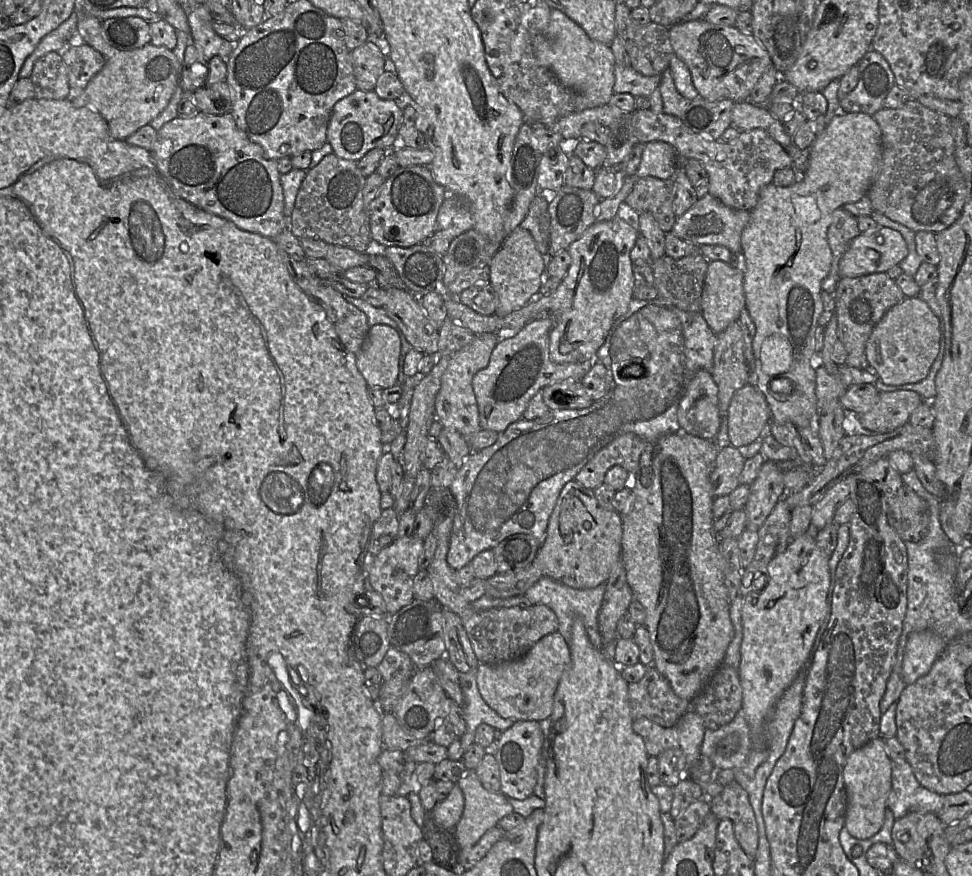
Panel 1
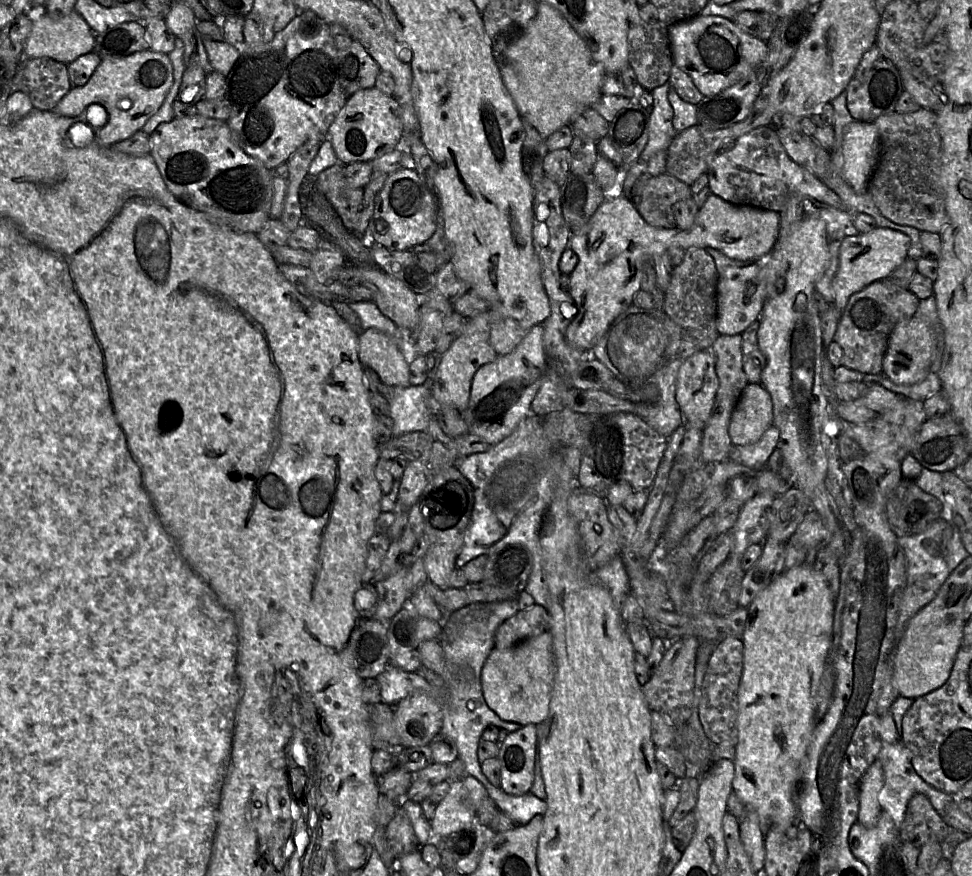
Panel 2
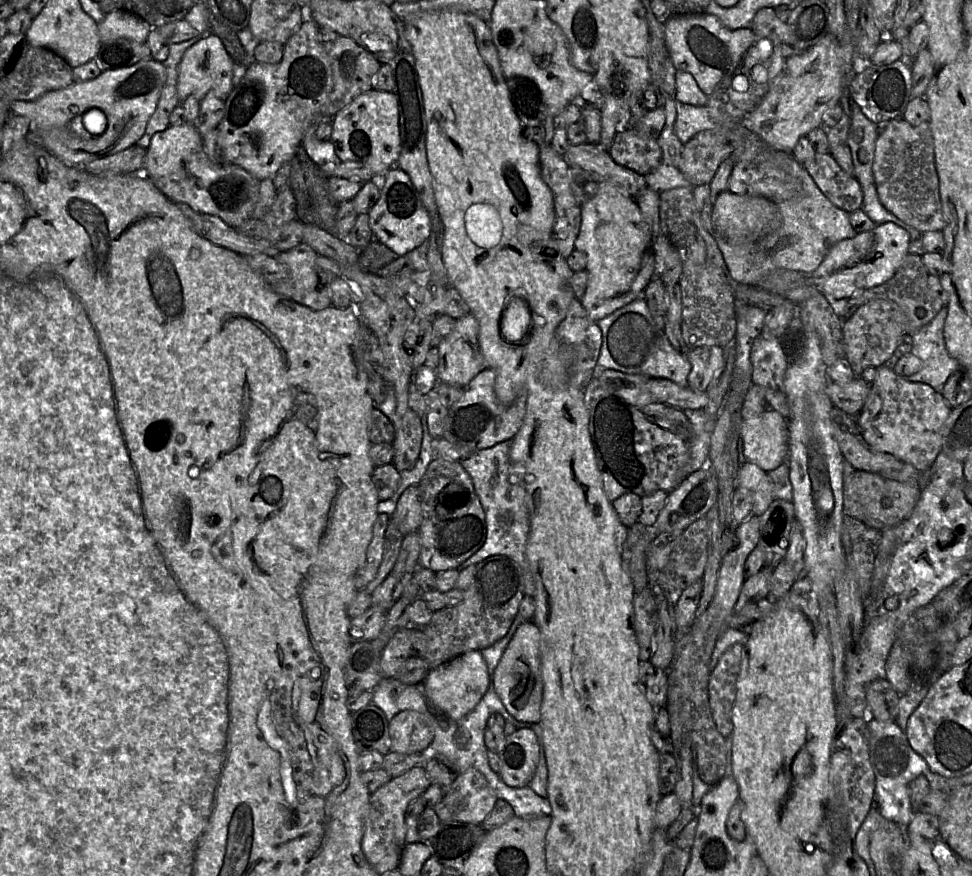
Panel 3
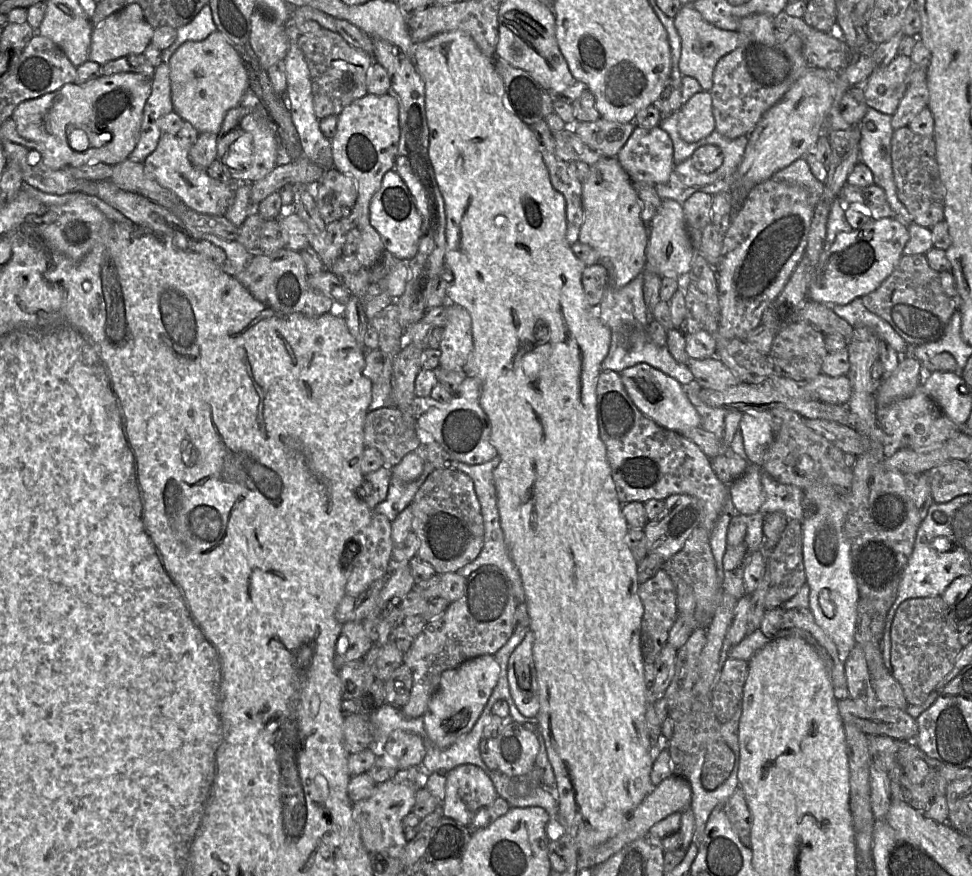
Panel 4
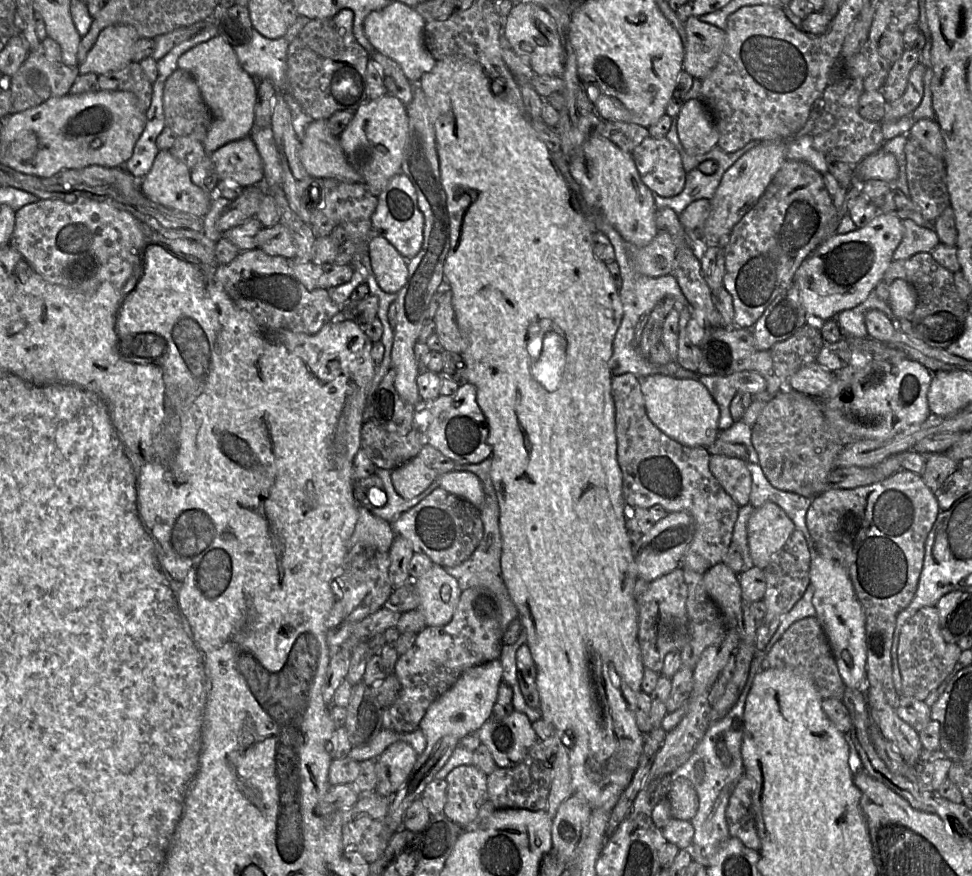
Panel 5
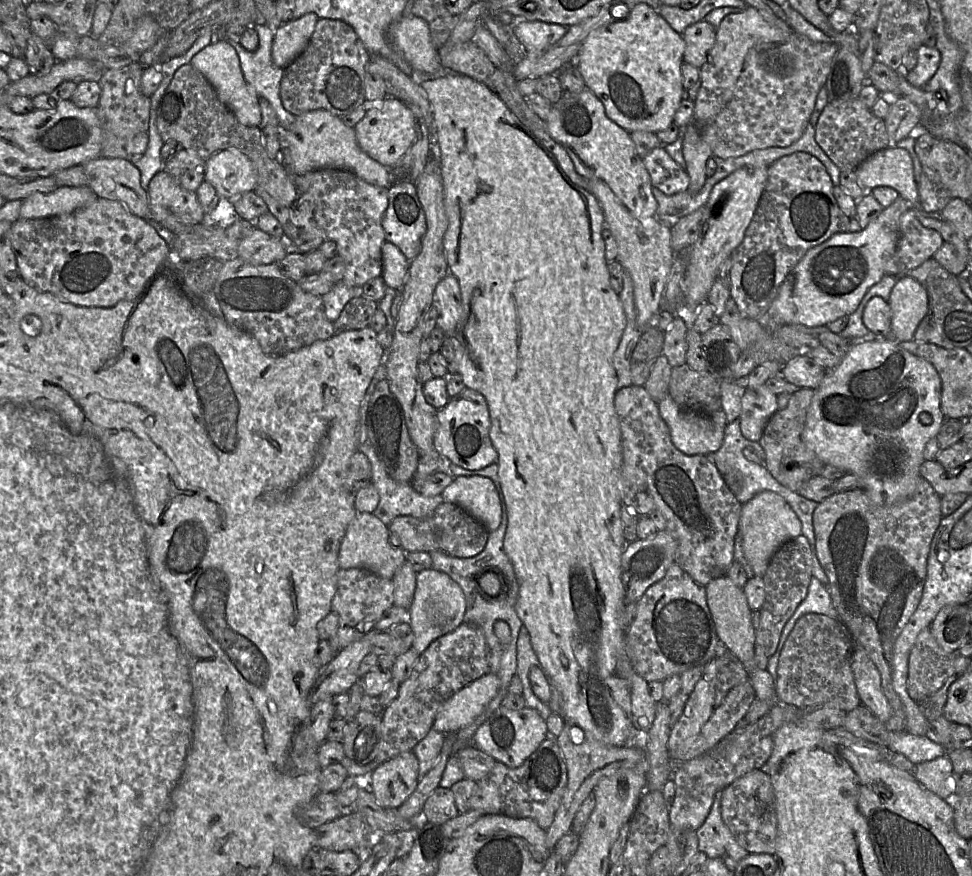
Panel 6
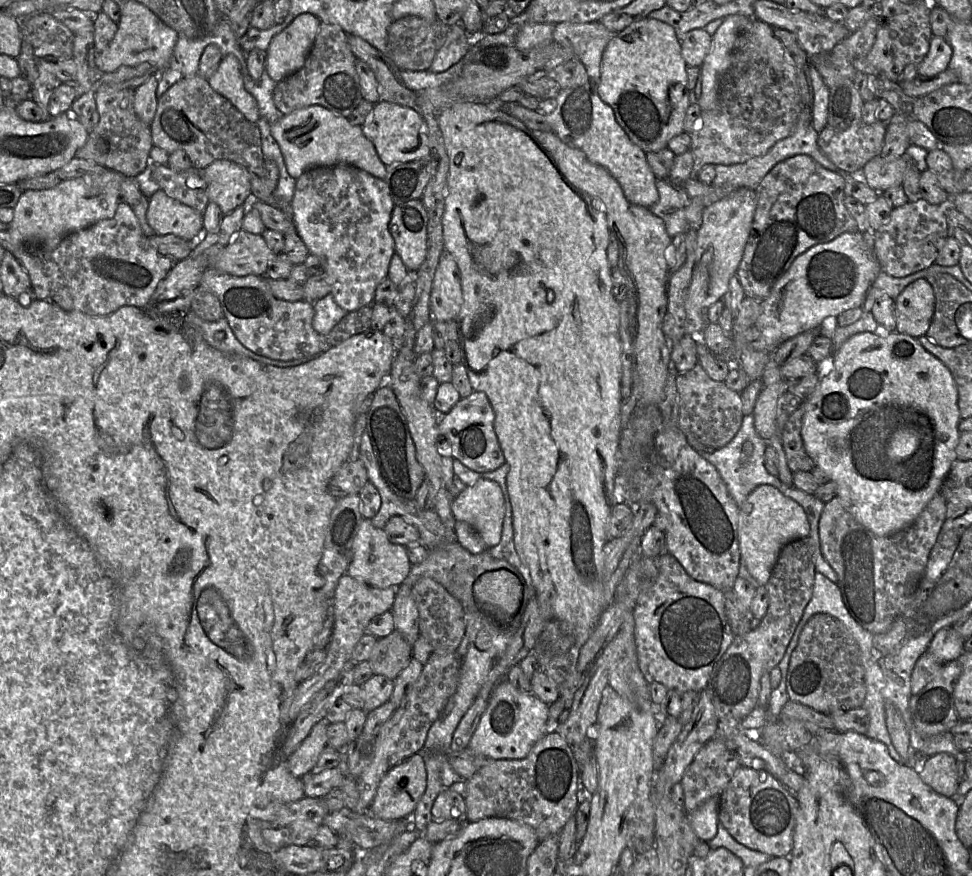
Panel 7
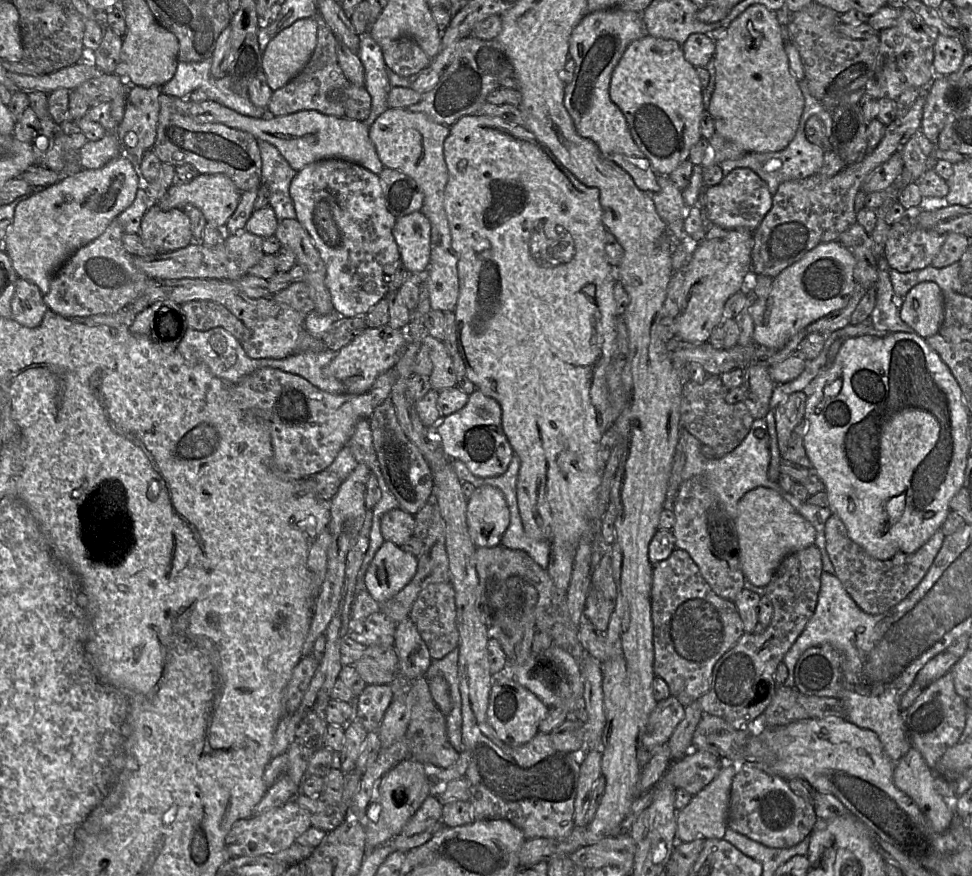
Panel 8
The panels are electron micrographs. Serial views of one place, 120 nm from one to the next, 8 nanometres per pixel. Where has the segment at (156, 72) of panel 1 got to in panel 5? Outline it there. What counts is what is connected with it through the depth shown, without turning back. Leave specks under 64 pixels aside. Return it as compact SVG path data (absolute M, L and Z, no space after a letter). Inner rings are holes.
M101 89L51 97L3 119L1 163L38 177L51 177L64 169L91 165L124 167L147 121L132 92ZM94 140L99 140L100 146L92 147Z

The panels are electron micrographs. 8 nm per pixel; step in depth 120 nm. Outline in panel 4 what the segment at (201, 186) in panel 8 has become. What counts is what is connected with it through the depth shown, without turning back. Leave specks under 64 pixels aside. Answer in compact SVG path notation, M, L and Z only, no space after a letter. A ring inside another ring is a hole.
M242 104L225 114L217 136L217 158L235 183L253 183L263 179L278 165L278 127L265 107L246 108Z

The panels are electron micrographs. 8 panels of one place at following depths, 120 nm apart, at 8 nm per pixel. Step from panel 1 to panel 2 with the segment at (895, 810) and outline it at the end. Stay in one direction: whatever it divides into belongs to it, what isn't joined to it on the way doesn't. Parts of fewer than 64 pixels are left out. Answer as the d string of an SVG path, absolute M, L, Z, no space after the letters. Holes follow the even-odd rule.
M899 738L894 743L882 743L876 759L880 761L884 775L884 785L878 794L878 802L882 810L889 814L897 829L904 820L910 798L915 794L925 795L939 814L952 803L953 796L930 786L915 772L911 764L910 752Z

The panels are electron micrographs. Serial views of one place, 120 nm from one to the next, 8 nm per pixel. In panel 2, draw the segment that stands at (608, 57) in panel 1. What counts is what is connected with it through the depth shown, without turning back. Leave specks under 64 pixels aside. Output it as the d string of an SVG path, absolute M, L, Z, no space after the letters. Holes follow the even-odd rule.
M538 1L537 14L530 24L507 43L500 56L499 70L521 119L536 128L543 138L563 126L571 125L579 114L591 108L603 94L602 84L607 74L565 16L544 1Z

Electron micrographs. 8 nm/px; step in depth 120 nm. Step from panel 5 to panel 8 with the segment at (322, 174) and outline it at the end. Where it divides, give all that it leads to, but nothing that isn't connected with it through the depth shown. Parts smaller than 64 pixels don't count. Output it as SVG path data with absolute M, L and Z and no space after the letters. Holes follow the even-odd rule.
M172 96L172 101L180 113L197 122L224 124L230 128L250 133L257 140L264 140L272 144L296 171L324 159L342 159L353 162L376 175L379 175L384 169L369 136L369 127L362 121L326 115L315 110L304 110L285 116L252 118L210 100L196 103Z

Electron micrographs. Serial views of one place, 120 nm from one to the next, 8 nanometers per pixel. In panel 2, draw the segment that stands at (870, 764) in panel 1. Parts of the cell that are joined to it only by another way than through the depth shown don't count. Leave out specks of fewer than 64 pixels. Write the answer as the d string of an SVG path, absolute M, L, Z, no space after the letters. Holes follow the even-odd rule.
M876 759L868 767L859 784L857 823L866 829L871 829L877 824L883 811L878 802L878 794L883 785L883 769L880 761Z

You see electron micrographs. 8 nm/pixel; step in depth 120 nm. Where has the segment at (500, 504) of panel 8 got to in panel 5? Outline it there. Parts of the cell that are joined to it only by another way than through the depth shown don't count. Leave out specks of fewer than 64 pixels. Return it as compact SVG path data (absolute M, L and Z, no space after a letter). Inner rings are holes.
M451 471L439 475L440 487L462 497L474 506L482 506L485 502L485 492L479 477L472 472Z

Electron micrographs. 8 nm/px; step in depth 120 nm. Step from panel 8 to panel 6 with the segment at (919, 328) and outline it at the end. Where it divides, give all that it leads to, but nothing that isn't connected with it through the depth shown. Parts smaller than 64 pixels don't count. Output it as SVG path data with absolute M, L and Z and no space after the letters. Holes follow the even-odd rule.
M904 276L894 285L889 305L892 338L898 342L912 340L918 325L928 311L925 287L914 278Z

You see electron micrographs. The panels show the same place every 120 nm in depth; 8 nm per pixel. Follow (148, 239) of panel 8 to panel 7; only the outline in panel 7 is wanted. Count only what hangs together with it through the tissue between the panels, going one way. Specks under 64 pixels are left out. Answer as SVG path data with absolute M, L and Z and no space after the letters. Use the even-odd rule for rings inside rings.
M161 188L149 199L146 220L156 234L173 234L195 242L203 233L203 214L171 197Z

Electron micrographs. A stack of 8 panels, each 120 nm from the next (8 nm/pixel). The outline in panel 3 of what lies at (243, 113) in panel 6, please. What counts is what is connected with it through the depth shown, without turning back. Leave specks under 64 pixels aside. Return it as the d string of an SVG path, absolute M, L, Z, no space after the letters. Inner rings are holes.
M209 33L184 52L178 67L177 95L179 104L188 96L200 101L209 92L224 100L233 88L234 61L226 52L221 40Z

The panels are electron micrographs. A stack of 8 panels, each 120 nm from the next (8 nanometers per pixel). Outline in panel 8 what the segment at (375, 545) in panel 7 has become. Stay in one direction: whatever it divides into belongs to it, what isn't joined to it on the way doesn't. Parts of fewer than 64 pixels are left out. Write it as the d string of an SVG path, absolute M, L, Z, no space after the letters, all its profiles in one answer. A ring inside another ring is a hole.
M384 541L365 574L365 590L382 604L412 580L417 566L417 557L391 542Z

